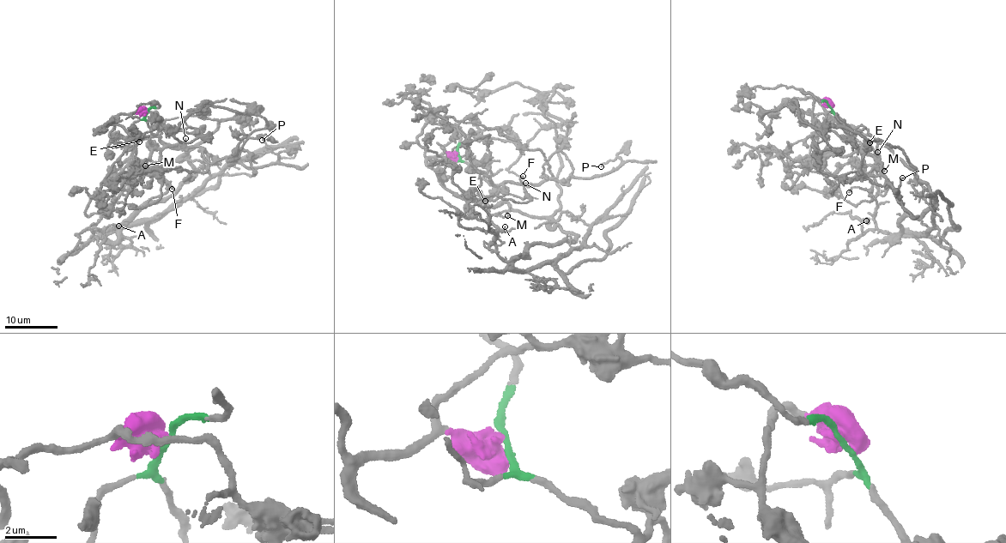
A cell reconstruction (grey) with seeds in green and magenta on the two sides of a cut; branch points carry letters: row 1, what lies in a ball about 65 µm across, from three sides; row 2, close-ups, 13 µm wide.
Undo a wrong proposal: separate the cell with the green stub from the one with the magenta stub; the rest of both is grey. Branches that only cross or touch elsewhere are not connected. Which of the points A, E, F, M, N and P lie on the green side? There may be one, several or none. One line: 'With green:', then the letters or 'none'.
With green: F, N, P

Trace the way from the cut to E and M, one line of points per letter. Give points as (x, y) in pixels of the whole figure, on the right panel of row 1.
E: (828, 104), (815, 97), (840, 123), (850, 125), (877, 141), (875, 149), (866, 145), (869, 141)
M: (828, 104), (815, 97), (840, 123), (850, 125), (877, 141), (876, 158), (884, 171)

